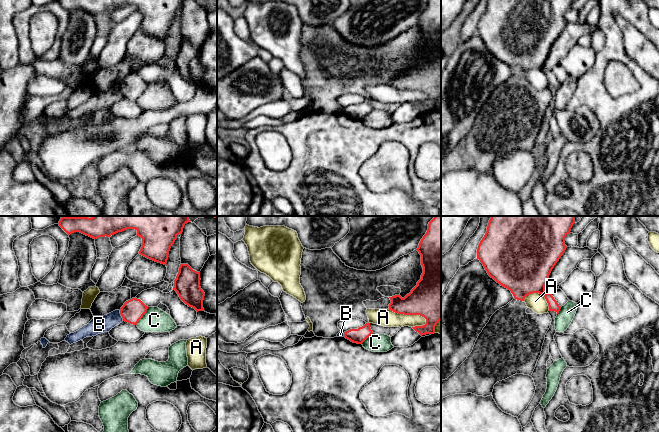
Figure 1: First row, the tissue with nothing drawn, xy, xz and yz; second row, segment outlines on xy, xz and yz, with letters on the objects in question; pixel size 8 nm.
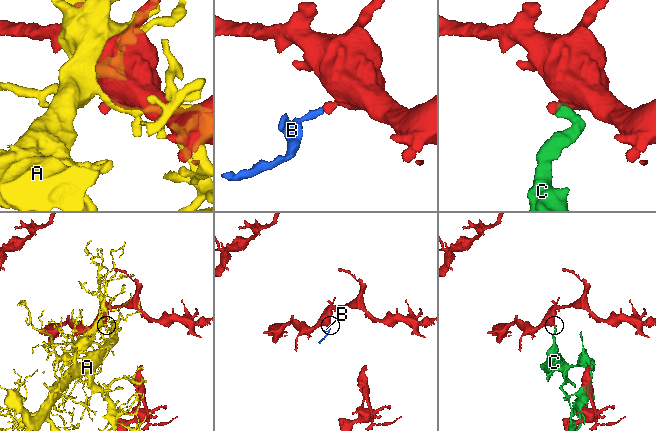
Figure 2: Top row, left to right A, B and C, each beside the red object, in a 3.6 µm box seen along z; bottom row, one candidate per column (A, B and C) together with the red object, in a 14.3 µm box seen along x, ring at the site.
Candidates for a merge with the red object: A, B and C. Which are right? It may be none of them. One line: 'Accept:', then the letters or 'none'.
Accept: none

